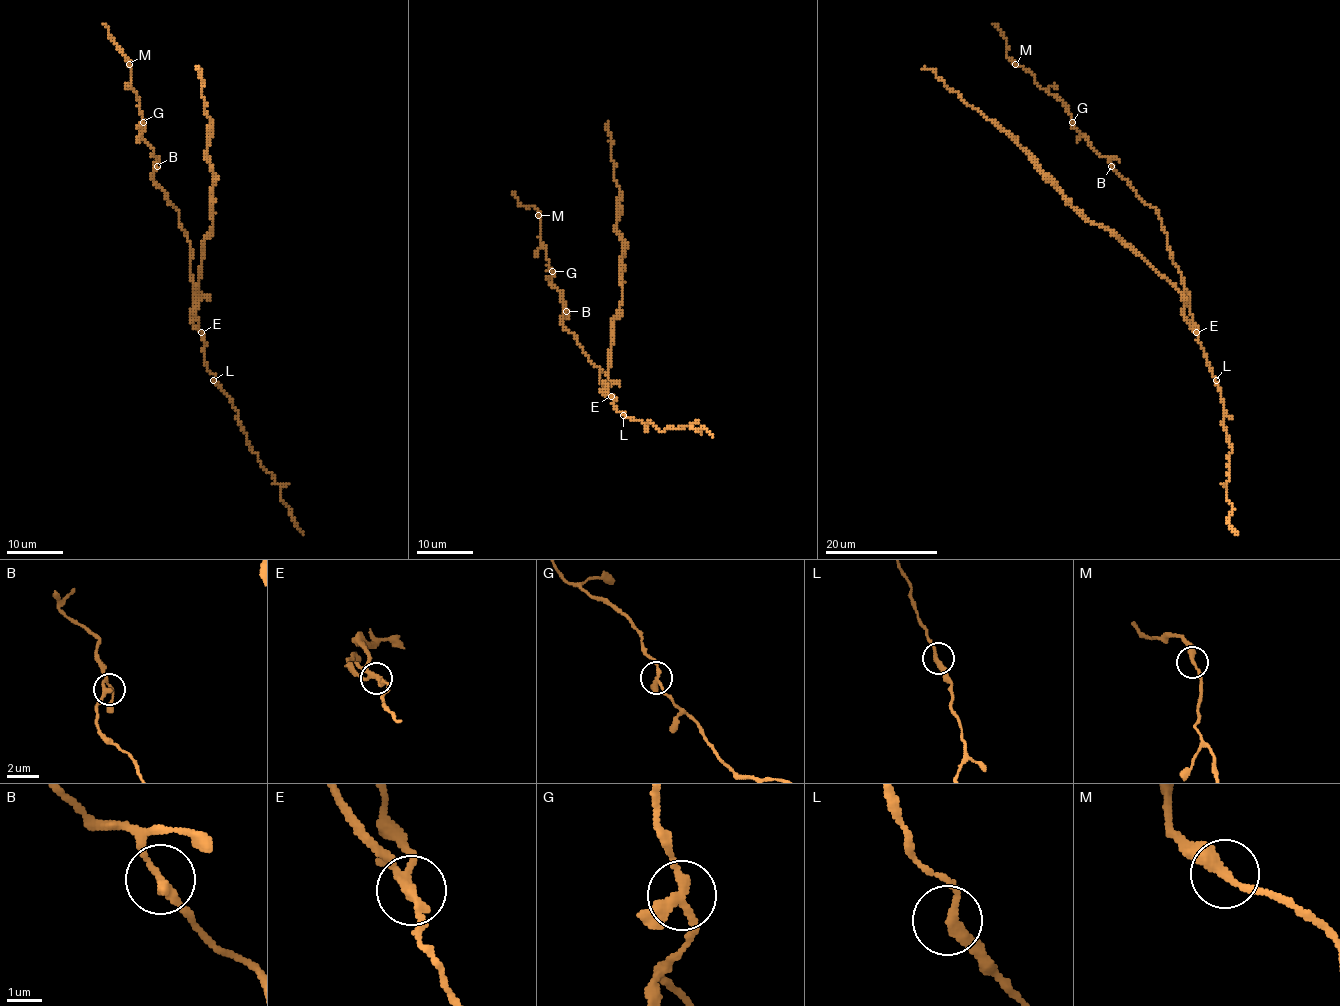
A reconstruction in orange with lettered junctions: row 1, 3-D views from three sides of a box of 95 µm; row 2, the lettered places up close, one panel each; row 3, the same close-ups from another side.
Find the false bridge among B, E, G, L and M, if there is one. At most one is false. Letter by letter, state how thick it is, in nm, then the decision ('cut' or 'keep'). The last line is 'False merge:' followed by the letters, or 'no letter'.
B: 240 nm | keep
E: 240 nm | cut
G: 240 nm | keep
L: 280 nm | keep
M: 300 nm | keep
False merge: E

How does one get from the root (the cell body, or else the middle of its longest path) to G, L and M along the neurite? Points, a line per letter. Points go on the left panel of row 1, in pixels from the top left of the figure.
G: (191, 315), (192, 250), (178, 221), (180, 212), (153, 178), (156, 159), (140, 136), (143, 122)
L: (191, 315), (191, 321), (204, 336), (204, 362), (215, 376), (213, 380)
M: (191, 315), (192, 250), (180, 212), (153, 178), (156, 159), (140, 136), (144, 125), (130, 87), (129, 64)

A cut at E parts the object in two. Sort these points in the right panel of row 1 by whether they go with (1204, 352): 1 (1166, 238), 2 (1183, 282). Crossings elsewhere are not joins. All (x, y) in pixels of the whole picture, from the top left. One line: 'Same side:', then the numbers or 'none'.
Same side: 1, 2

